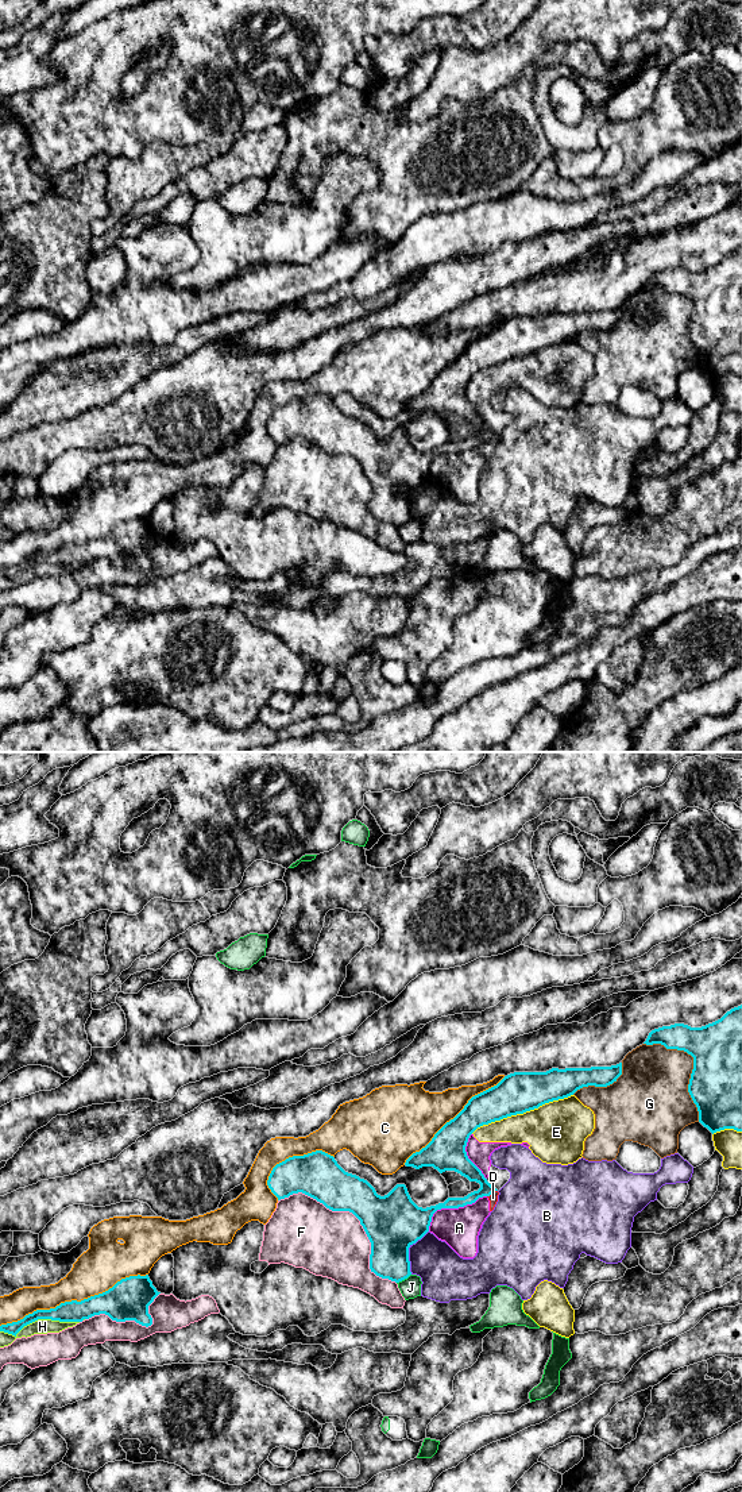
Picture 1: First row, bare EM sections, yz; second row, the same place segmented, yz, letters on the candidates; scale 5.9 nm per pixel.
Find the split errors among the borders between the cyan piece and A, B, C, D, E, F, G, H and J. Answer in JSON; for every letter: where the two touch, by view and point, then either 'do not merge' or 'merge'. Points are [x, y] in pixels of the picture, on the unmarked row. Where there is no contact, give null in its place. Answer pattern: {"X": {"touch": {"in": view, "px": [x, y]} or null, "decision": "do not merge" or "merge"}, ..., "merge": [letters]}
{"A": {"touch": {"in": "yz", "px": [451, 451]}, "decision": "do not merge"}, "B": {"touch": {"in": "yz", "px": [408, 496]}, "decision": "do not merge"}, "C": {"touch": {"in": "yz", "px": [73, 544]}, "decision": "do not merge"}, "D": {"touch": {"in": "yz", "px": [491, 436]}, "decision": "do not merge"}, "E": {"touch": {"in": "yz", "px": [521, 357]}, "decision": "do not merge"}, "F": {"touch": {"in": "yz", "px": [355, 459]}, "decision": "do not merge"}, "G": {"touch": {"in": "yz", "px": [694, 309]}, "decision": "do not merge"}, "H": {"touch": {"in": "yz", "px": [39, 562]}, "decision": "do not merge"}, "J": {"touch": {"in": "yz", "px": [404, 523]}, "decision": "do not merge"}, "merge": []}

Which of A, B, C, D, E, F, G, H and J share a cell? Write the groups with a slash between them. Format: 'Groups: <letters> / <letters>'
Groups: A D E / B / C / F / G / H / J

